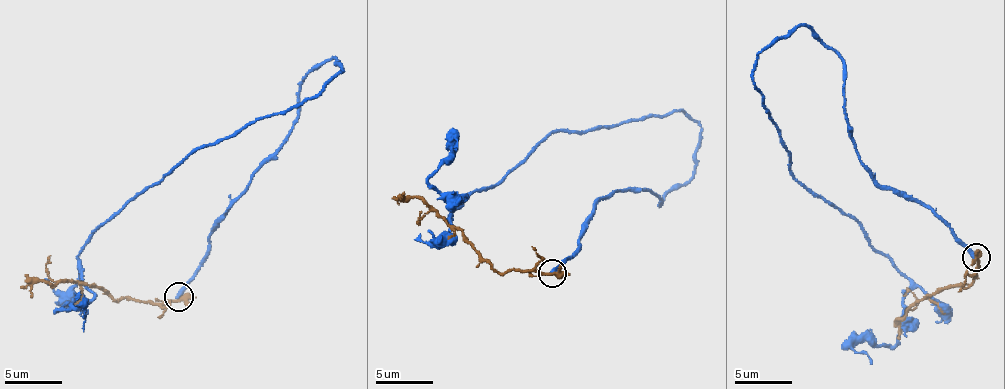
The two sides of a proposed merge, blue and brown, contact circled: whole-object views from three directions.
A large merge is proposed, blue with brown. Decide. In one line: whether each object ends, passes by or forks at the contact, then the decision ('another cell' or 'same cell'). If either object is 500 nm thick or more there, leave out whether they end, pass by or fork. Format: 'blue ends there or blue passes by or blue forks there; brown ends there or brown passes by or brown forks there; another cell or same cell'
blue ends there; brown passes by; another cell

